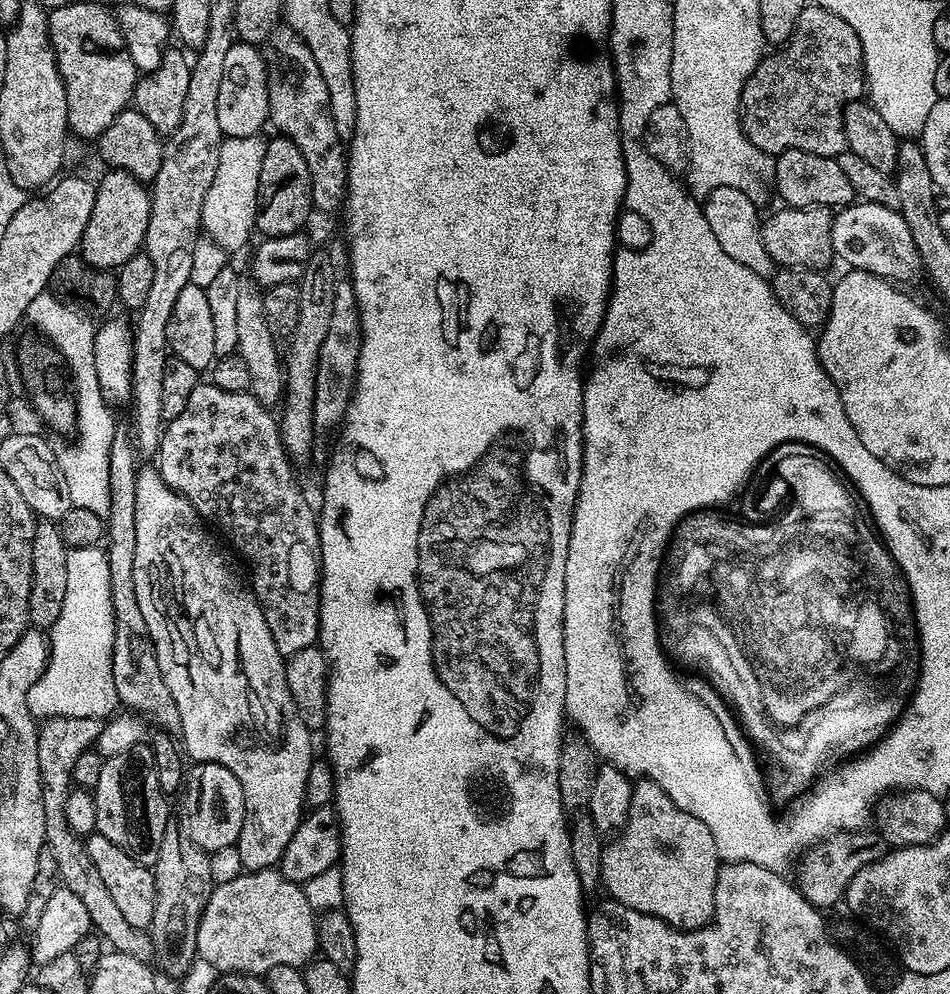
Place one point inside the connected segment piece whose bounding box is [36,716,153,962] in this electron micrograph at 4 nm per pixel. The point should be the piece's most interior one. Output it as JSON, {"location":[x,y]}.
{"location":[62,740]}

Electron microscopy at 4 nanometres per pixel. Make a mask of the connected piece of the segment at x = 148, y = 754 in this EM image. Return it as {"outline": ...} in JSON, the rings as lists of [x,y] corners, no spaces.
{"outline":[[[141,747],[126,754],[107,757],[103,761],[101,774],[94,789],[96,801],[96,829],[114,846],[126,850],[130,858],[140,864],[152,866],[162,846],[170,821],[166,795],[159,788],[153,749]]]}

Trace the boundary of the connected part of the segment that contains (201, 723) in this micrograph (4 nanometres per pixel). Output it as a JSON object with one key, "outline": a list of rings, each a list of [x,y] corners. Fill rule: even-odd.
{"outline":[[[144,470],[137,471],[136,474],[136,497],[134,498],[134,530],[136,531],[136,541],[134,542],[134,594],[138,598],[138,610],[142,614],[144,619],[144,625],[148,631],[149,638],[152,639],[152,645],[156,651],[156,657],[158,658],[158,670],[162,670],[162,678],[166,682],[166,686],[170,690],[172,695],[172,701],[174,706],[178,710],[180,715],[180,727],[178,729],[179,735],[184,735],[184,748],[188,751],[189,761],[199,762],[201,764],[221,764],[226,766],[226,770],[231,776],[231,779],[235,780],[237,784],[242,786],[244,791],[244,821],[242,822],[242,830],[240,831],[240,837],[237,838],[235,845],[238,851],[242,854],[242,866],[244,867],[244,872],[263,872],[265,870],[272,870],[279,865],[282,854],[286,850],[286,846],[290,846],[290,838],[294,838],[294,830],[298,830],[300,821],[302,819],[302,813],[305,811],[306,805],[304,803],[304,795],[306,794],[306,778],[310,774],[310,766],[312,765],[314,759],[314,753],[312,753],[312,736],[313,733],[304,725],[302,718],[300,717],[300,711],[296,709],[296,703],[294,698],[290,694],[290,686],[286,686],[286,670],[284,665],[286,663],[285,657],[281,656],[278,646],[274,642],[274,634],[270,632],[270,626],[266,624],[266,618],[264,617],[264,612],[260,609],[260,603],[256,601],[256,594],[252,591],[249,581],[244,580],[240,577],[240,572],[235,568],[234,565],[228,561],[228,556],[226,553],[220,549],[220,544],[215,540],[214,537],[208,533],[209,525],[205,523],[199,512],[197,512],[196,507],[192,505],[186,497],[184,497],[183,492],[176,492],[172,488],[169,488],[165,484],[162,477],[160,477],[159,471],[152,470],[152,472],[144,472]]]}

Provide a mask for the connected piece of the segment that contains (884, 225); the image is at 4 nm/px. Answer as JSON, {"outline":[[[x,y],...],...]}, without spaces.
{"outline":[[[853,202],[832,217],[832,250],[837,261],[845,260],[847,267],[872,272],[889,282],[908,280],[921,271],[918,250],[903,214],[895,208],[867,202]]]}

